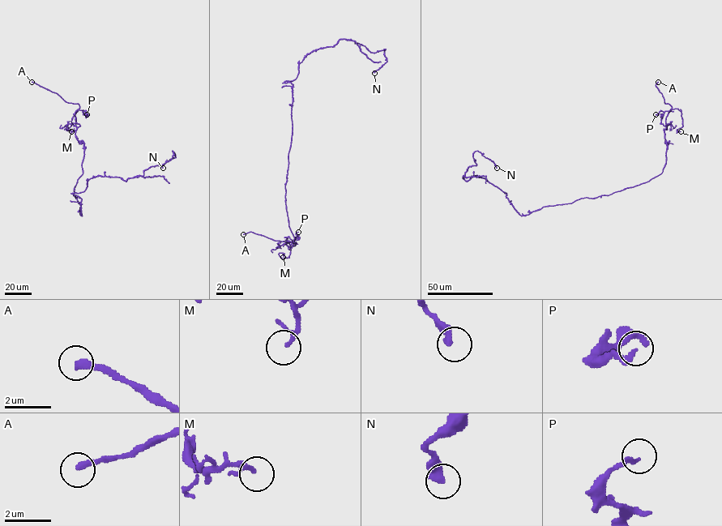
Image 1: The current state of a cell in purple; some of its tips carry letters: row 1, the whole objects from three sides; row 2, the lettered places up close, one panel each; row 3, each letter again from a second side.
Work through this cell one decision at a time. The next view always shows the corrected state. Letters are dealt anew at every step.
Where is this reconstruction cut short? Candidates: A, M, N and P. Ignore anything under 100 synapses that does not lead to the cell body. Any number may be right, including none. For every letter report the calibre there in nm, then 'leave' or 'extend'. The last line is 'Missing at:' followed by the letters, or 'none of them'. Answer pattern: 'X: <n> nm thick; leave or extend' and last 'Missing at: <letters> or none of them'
A: 300 nm thick; extend
M: 140 nm thick; leave
N: 400 nm thick; leave
P: 150 nm thick; leave
Missing at: A

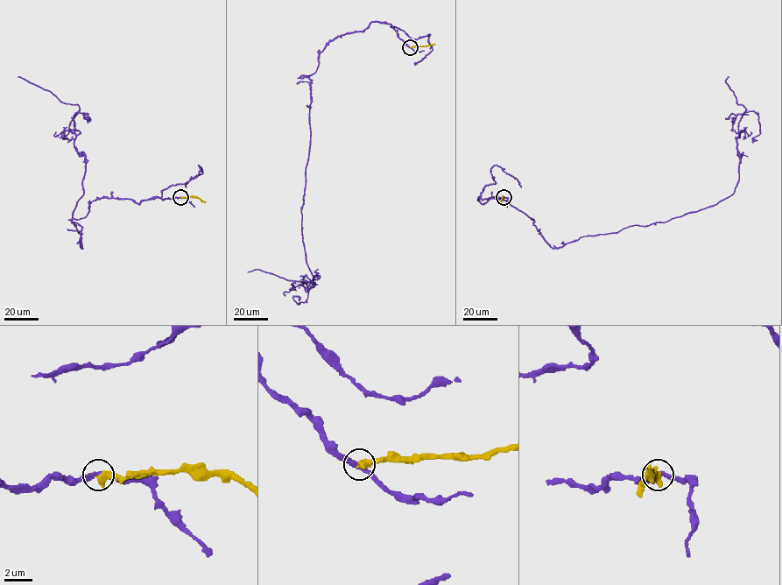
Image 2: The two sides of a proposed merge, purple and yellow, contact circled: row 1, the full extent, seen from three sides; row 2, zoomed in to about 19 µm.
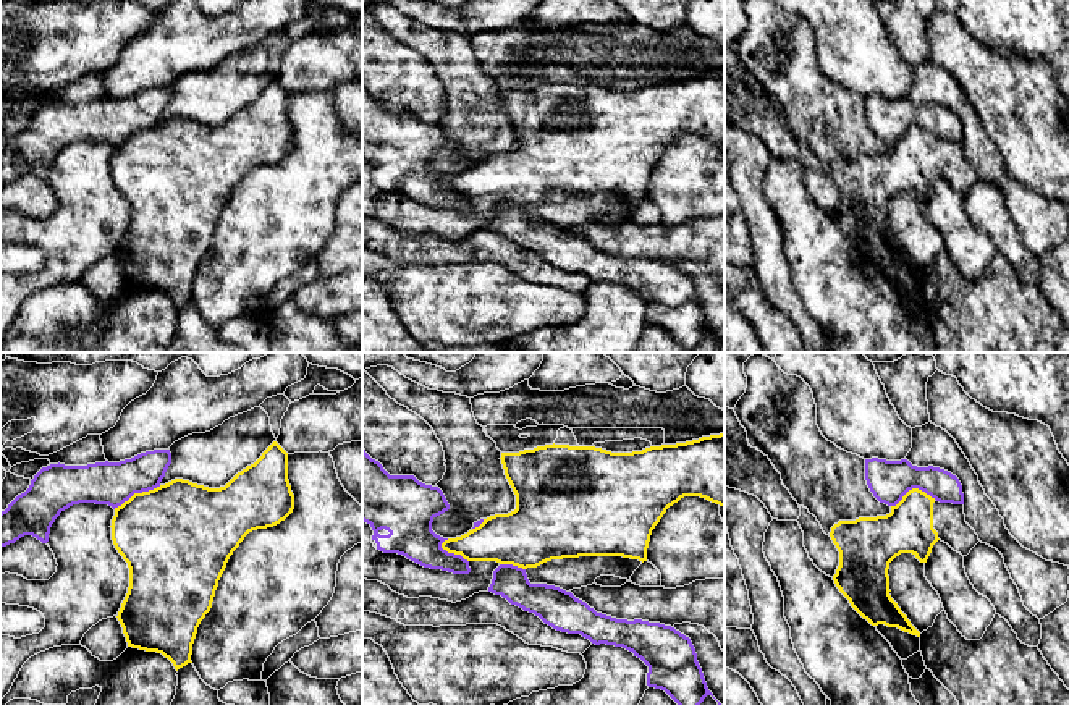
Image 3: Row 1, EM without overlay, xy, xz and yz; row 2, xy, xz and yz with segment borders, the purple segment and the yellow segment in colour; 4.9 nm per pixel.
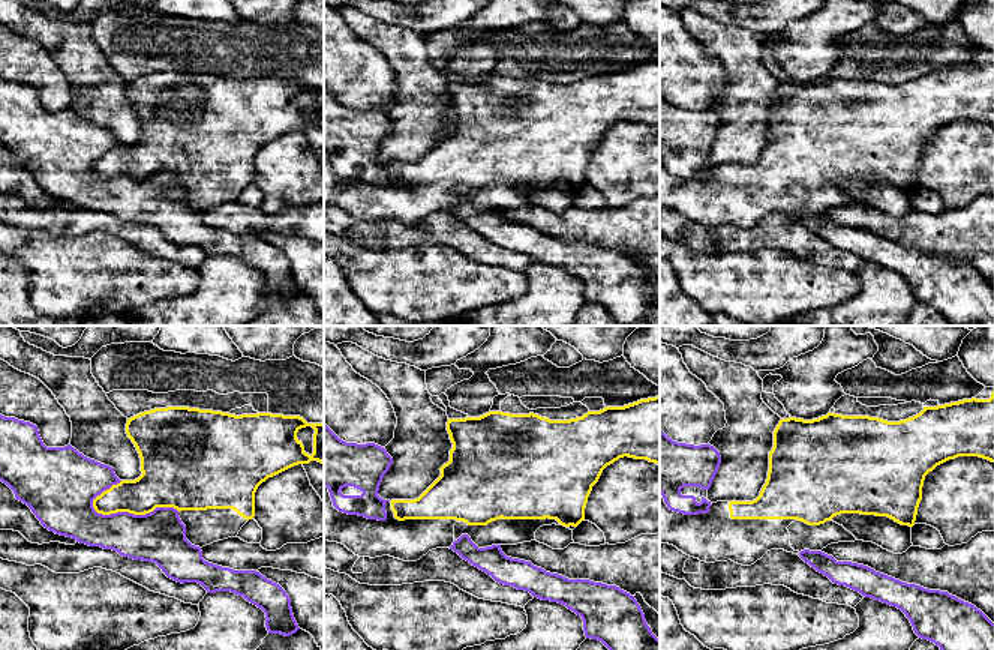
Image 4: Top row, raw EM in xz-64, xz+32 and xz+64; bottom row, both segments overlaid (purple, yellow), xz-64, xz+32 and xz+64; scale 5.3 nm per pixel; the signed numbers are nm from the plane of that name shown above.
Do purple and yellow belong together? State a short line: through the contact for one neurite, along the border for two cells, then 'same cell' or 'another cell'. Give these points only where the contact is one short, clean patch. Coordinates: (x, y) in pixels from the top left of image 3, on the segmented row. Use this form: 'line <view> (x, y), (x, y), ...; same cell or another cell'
another cell

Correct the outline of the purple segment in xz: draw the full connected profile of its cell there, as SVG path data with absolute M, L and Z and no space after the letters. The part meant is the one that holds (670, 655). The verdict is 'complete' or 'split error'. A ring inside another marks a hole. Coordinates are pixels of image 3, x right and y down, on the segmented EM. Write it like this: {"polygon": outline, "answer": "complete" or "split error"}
{"polygon": "M513 564L493 571L488 592L534 613L556 631L632 652L649 666L647 686L665 690L678 705L700 705L707 695L713 697L691 639L671 626L597 613L571 592L530 584L526 569Z", "answer": "complete"}

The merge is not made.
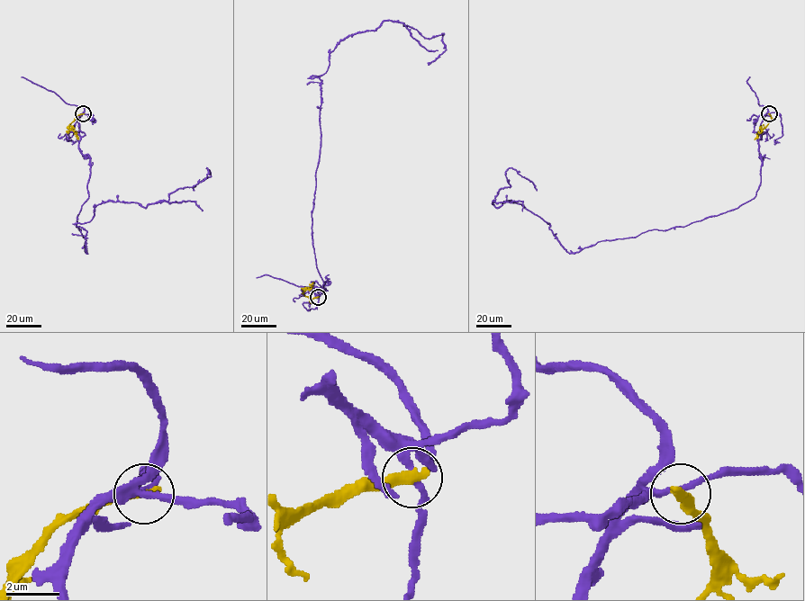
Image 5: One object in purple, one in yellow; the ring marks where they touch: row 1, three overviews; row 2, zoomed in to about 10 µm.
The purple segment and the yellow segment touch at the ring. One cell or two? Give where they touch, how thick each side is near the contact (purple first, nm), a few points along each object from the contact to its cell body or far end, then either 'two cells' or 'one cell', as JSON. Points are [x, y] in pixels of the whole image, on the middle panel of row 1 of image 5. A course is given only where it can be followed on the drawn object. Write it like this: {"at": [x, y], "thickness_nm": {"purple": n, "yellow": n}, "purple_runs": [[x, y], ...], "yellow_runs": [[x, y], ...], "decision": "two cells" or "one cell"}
{"at": [318, 297], "thickness_nm": {"purple": 220, "yellow": 360}, "purple_runs": [[318, 297], [321, 81], [311, 76], [345, 38], [384, 21], [443, 34], [446, 49], [429, 65]], "yellow_runs": [[318, 297], [309, 299], [303, 293], [311, 288], [313, 282]], "decision": "two cells"}

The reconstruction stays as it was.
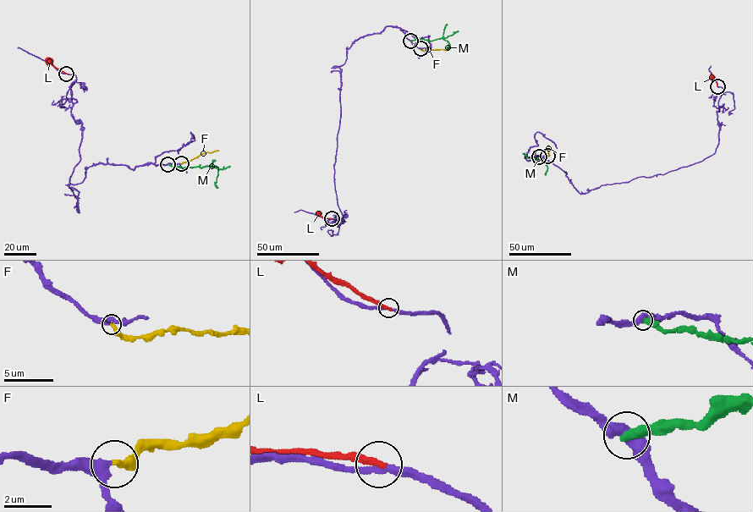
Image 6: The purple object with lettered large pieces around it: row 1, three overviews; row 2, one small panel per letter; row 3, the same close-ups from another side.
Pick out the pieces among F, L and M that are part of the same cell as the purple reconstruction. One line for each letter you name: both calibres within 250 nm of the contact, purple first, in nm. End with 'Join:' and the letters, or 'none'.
F: 360/300 nm
Join: F

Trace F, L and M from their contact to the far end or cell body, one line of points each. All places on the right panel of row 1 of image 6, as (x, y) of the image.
F: (547, 156), (546, 145)
L: (717, 86), (715, 77), (710, 75)
M: (539, 156), (537, 158), (541, 158), (546, 166), (545, 174)

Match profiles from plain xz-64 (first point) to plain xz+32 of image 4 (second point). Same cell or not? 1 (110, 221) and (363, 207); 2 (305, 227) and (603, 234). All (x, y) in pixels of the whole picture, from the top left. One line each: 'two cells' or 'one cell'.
1: two cells
2: one cell

